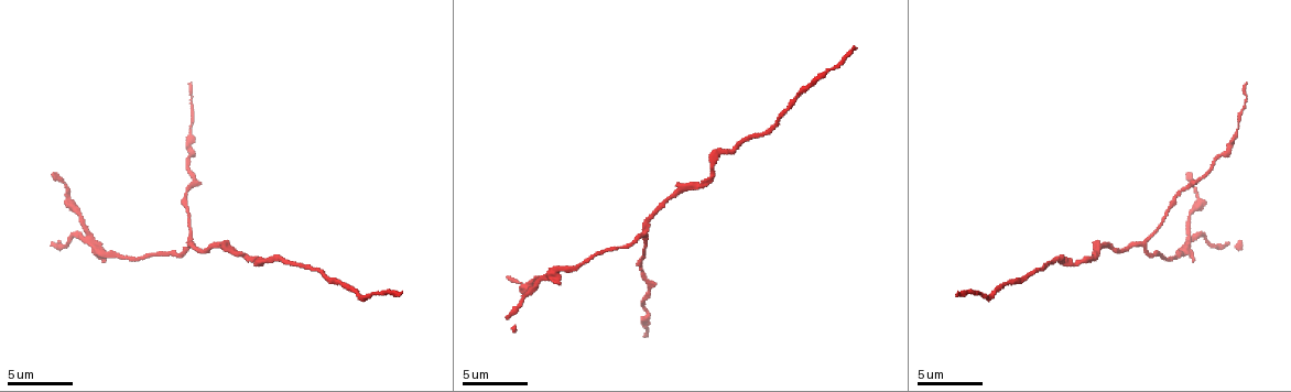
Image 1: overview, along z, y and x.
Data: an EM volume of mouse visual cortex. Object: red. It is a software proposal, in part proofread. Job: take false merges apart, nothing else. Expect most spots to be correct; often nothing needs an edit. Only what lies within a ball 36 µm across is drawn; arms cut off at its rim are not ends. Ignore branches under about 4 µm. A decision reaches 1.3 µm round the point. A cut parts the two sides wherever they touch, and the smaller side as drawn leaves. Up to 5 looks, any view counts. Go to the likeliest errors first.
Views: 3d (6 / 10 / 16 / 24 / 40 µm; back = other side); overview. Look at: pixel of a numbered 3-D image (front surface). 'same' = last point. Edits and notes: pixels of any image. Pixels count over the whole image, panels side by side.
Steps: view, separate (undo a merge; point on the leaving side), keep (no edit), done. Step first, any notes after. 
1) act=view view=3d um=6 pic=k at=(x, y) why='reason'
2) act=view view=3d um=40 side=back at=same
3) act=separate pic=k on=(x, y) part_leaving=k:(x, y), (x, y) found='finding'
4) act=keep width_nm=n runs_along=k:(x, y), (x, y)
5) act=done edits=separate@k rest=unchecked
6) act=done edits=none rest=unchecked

act=view view=3d um=10 pic=1 at=(1142, 244) why='three arms meet'

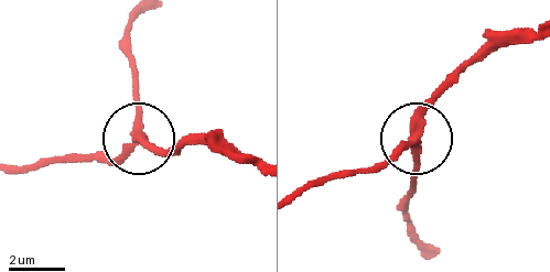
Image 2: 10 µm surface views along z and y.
act=view view=3d um=6 pic=2 at=(412, 142)

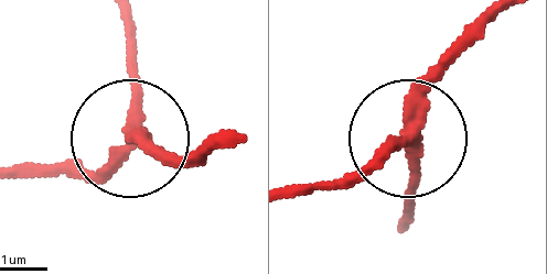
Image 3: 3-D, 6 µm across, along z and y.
act=keep found='one neuron here'

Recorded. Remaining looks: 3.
act=view view=3d um=10 pic=1 at=(1190, 239) why='three-way junction'

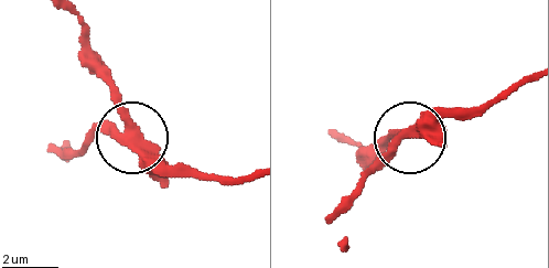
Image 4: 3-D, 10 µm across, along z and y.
act=view view=3d um=6 pic=4 at=(417, 132) why='closer look'

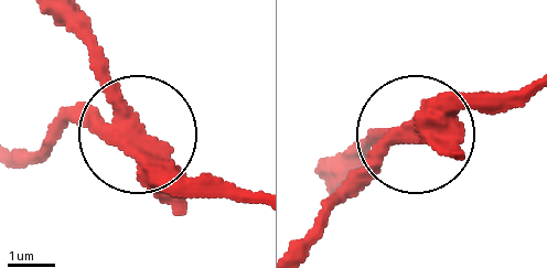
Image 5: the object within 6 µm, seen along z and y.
act=separate pic=5 on=(114, 96) width_nm=370 part_leaving=5:(140, 160), (137, 116), (89, 21) found='two neurons meet here'

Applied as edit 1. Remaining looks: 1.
act=view view=3d um=16 pic=1 at=(1010, 283) why='thin neck'

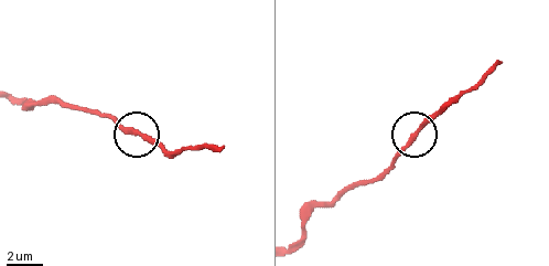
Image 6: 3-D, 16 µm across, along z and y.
act=keep found='all the same neuron'

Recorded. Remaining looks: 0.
act=done edits=separate@5 rest=unchecked

